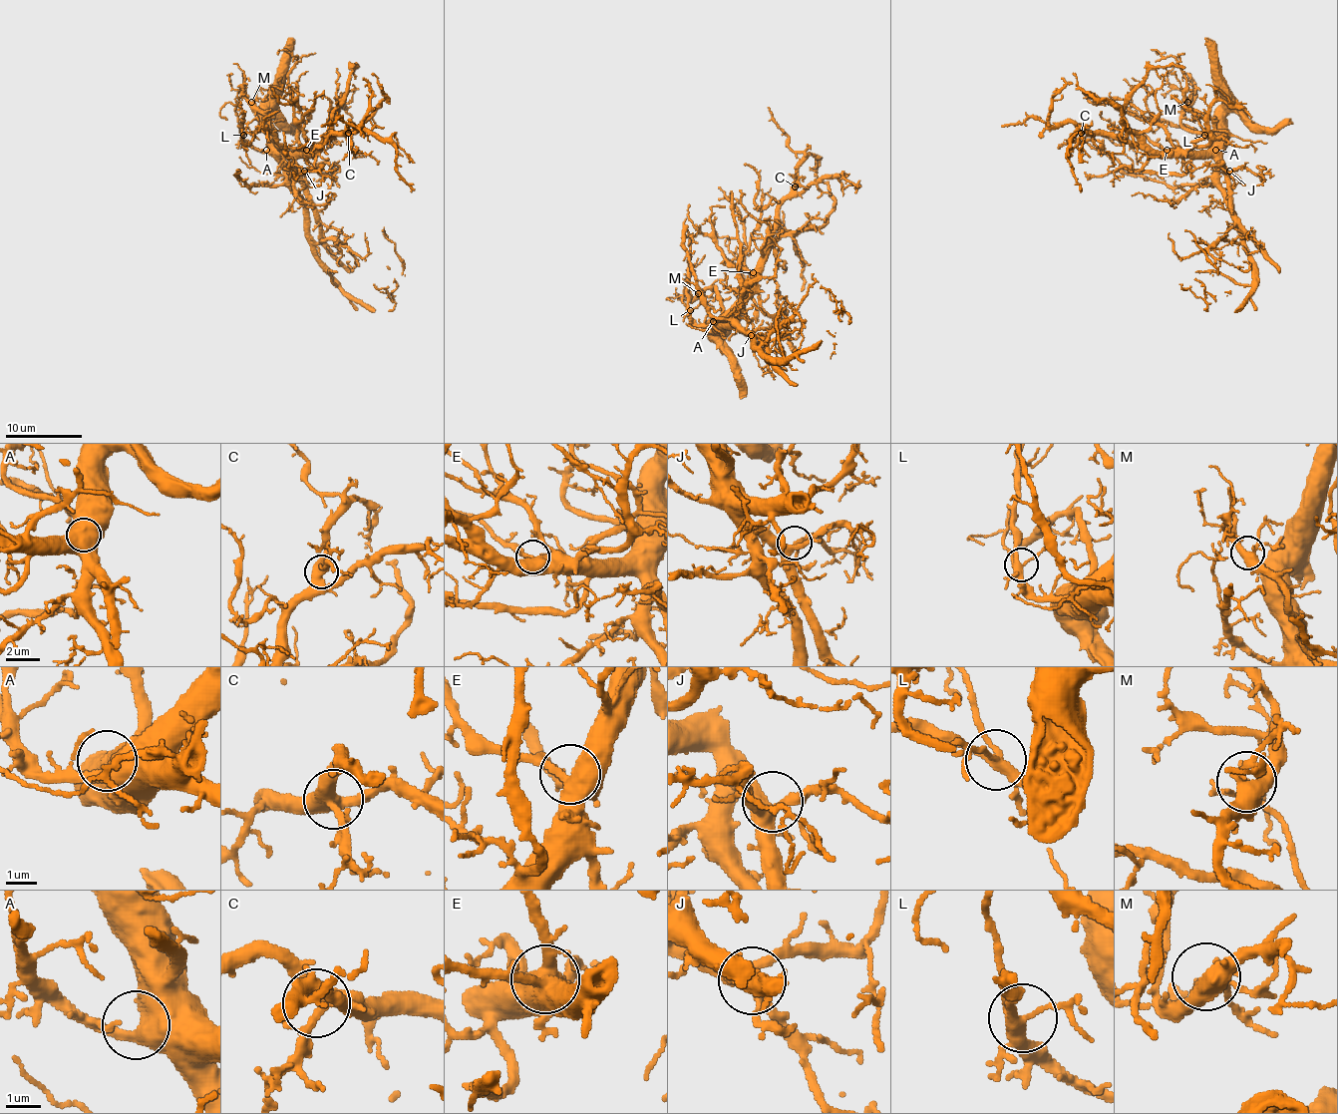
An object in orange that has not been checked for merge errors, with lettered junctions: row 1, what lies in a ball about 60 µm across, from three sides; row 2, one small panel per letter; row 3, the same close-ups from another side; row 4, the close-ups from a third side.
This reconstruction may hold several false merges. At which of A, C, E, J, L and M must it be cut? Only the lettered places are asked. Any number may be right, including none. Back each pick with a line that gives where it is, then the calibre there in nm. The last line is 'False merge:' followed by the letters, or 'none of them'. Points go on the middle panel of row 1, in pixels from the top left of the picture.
False merge: none of them

